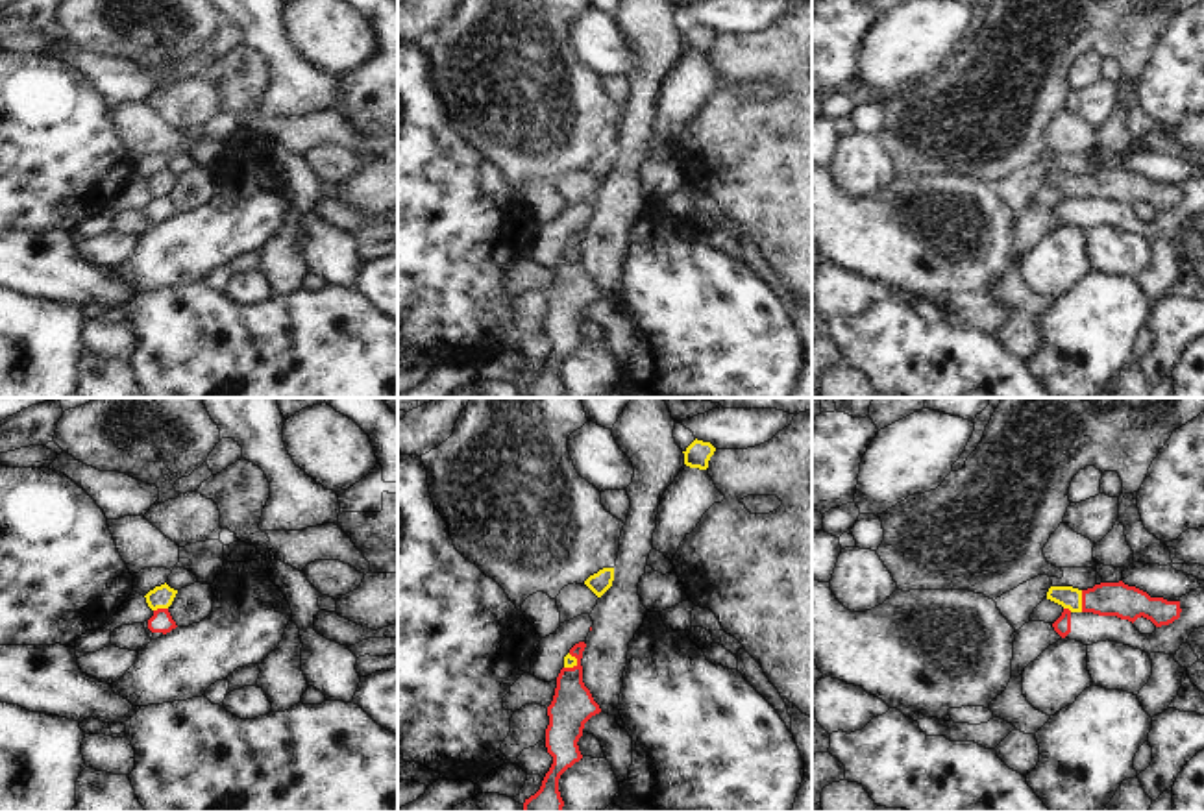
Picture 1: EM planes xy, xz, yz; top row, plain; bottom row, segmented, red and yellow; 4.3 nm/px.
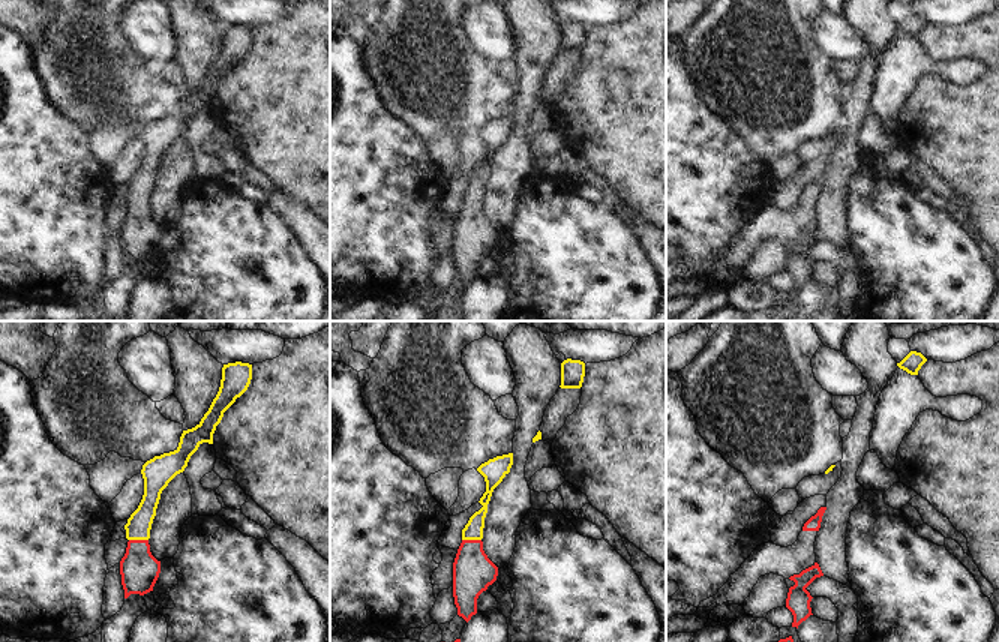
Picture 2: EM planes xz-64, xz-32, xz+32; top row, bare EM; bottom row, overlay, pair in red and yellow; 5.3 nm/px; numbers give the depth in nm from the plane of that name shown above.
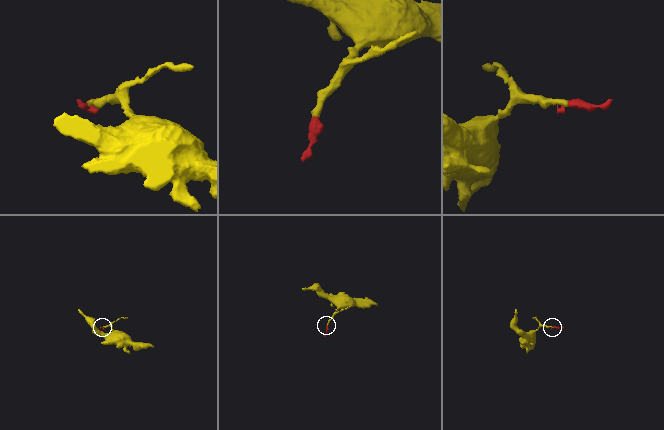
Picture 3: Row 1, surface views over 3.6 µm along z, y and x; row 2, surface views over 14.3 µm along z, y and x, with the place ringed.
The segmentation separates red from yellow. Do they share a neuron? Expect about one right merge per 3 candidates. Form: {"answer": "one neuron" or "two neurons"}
{"answer": "one neuron"}

